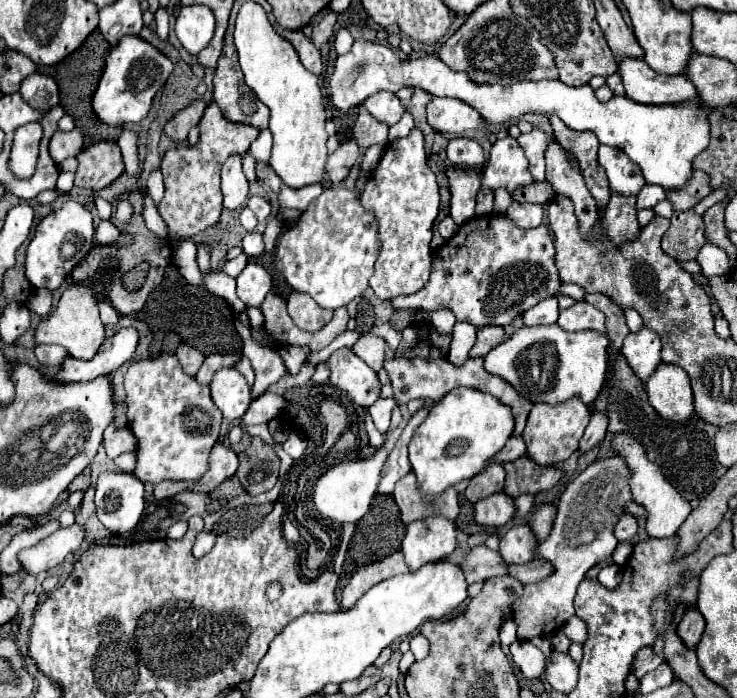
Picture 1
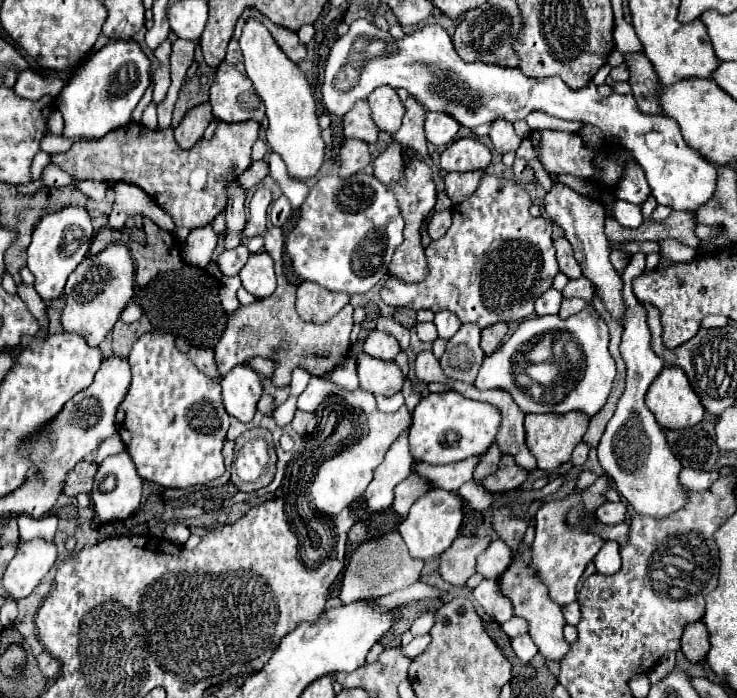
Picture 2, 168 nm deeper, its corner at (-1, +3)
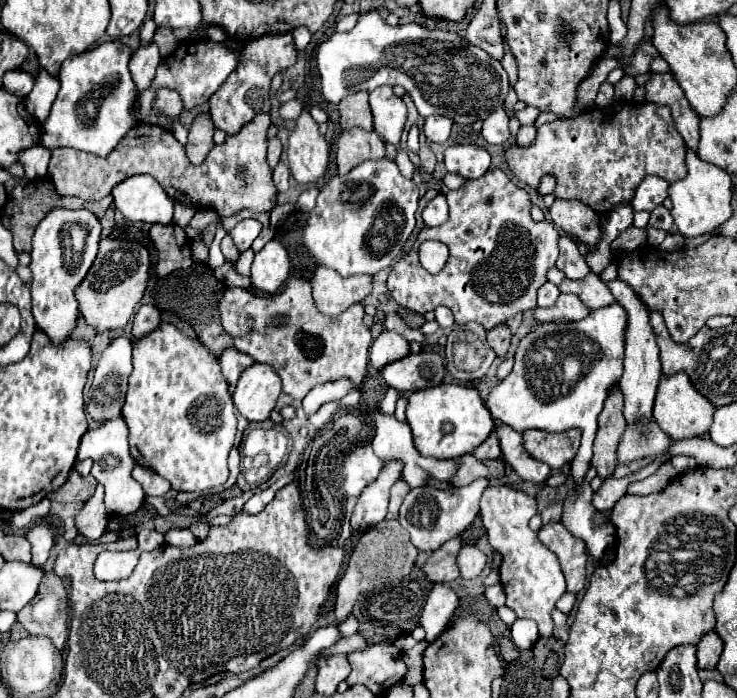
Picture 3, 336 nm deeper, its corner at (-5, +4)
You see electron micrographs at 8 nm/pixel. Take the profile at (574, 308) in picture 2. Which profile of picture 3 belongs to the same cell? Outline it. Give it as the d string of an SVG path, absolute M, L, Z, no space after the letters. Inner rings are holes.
M561 293L557 303L553 307L535 307L533 309L533 317L539 321L545 319L557 319L557 317L565 317L565 319L583 319L587 315L587 307L581 303L581 299L577 295L565 295Z

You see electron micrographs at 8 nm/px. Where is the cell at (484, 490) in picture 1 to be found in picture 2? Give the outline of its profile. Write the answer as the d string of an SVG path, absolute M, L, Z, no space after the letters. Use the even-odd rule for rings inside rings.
M493 444L483 456L481 456L481 462L479 462L479 466L475 468L475 482L479 482L479 480L483 480L483 478L487 478L489 474L493 474L493 472L497 472L497 468L499 468L499 460L501 460L501 450Z

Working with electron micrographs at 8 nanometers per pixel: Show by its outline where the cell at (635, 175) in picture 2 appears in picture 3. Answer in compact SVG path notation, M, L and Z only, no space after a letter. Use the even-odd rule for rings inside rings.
M647 177L641 181L641 185L635 191L633 197L633 209L635 211L653 211L657 205L661 205L667 199L669 183L661 177Z

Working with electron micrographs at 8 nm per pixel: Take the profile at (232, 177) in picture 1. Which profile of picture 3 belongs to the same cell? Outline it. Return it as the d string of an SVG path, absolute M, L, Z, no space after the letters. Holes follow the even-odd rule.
M245 219L241 223L237 223L233 229L231 229L231 237L233 237L233 243L239 251L245 251L251 247L251 243L257 239L257 235L261 233L261 223L255 221L255 219Z

